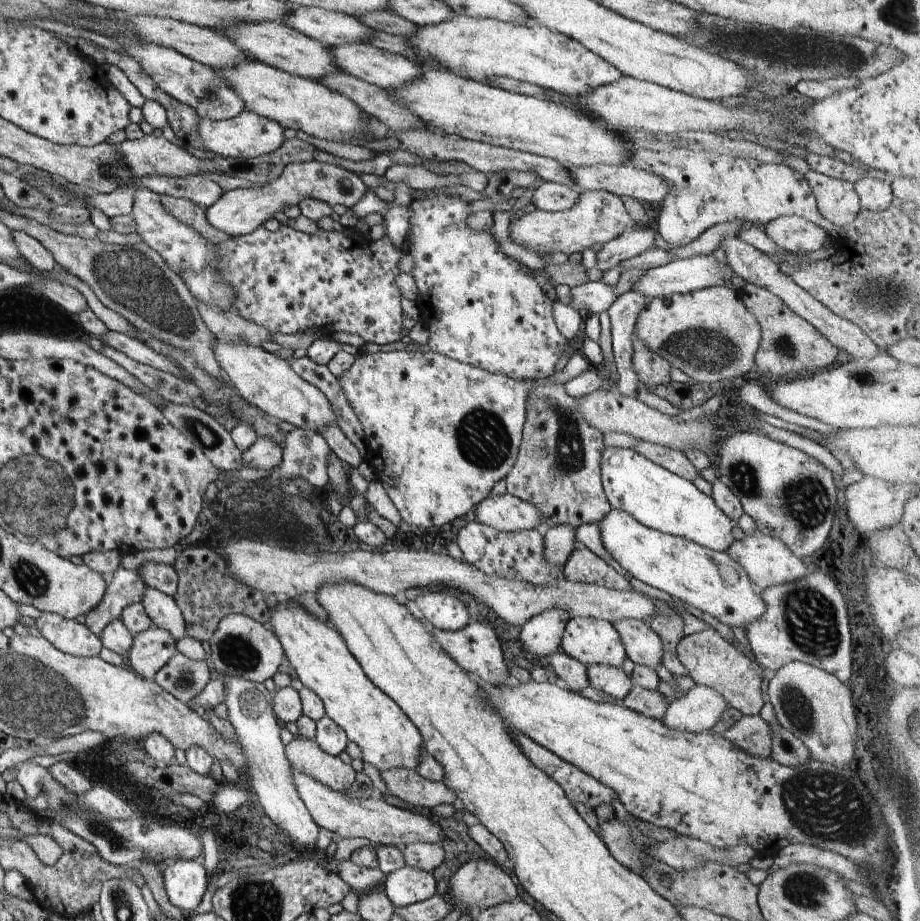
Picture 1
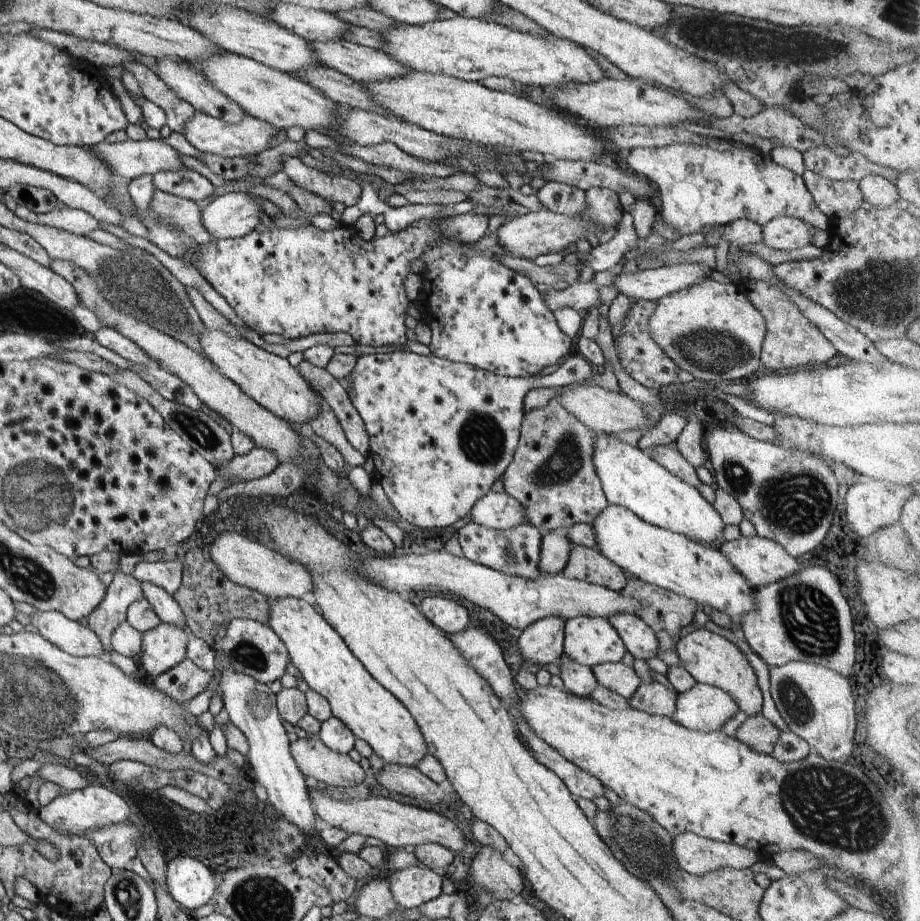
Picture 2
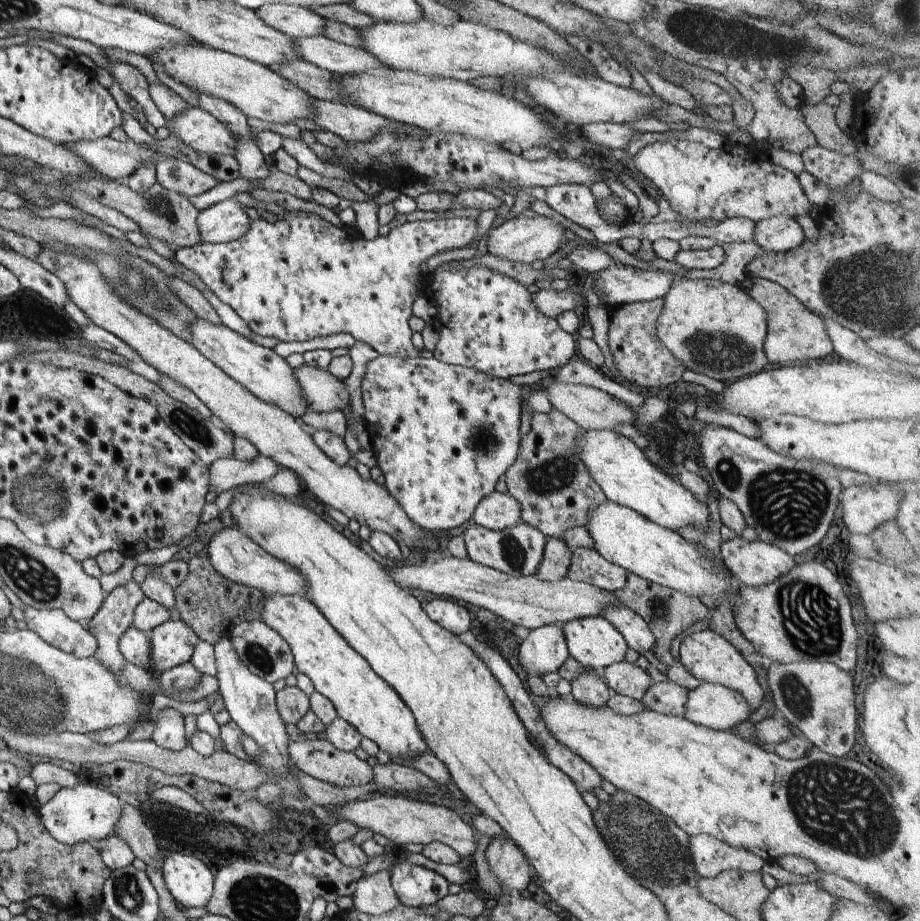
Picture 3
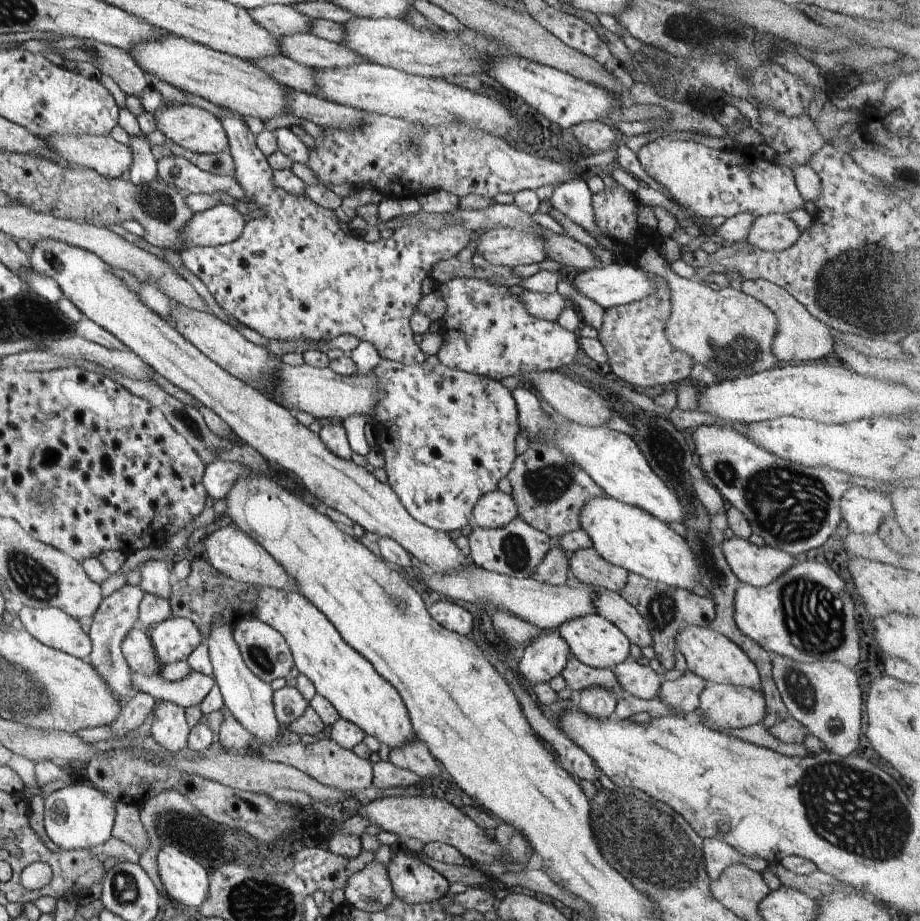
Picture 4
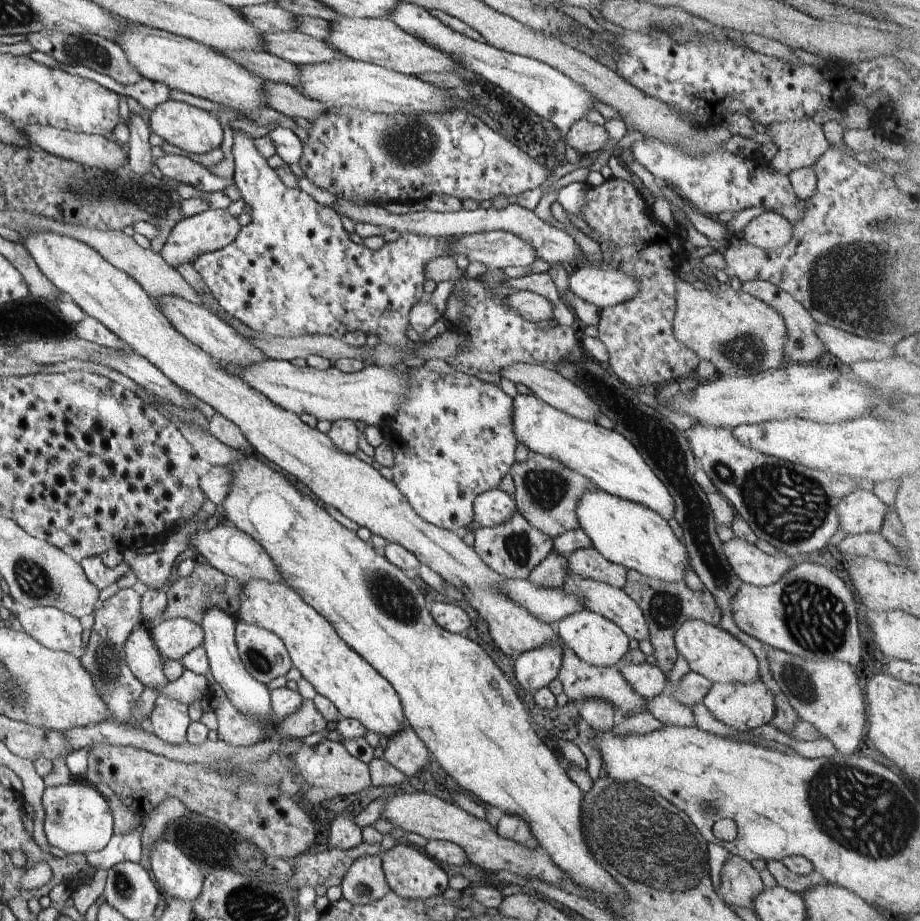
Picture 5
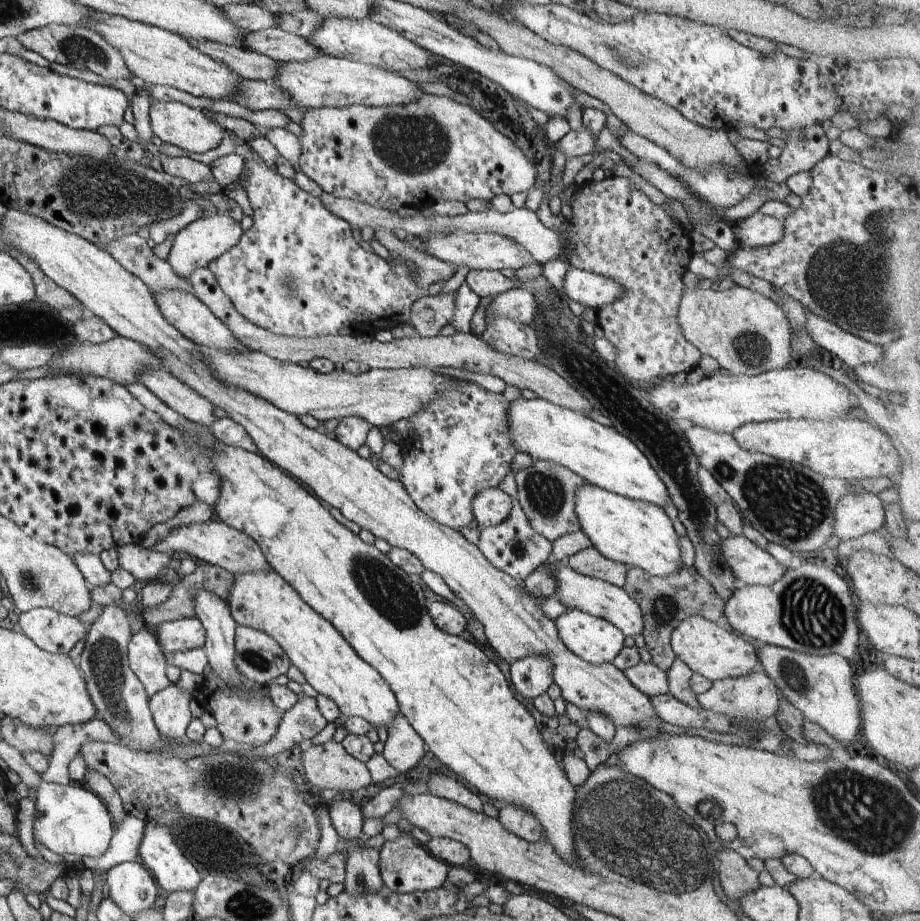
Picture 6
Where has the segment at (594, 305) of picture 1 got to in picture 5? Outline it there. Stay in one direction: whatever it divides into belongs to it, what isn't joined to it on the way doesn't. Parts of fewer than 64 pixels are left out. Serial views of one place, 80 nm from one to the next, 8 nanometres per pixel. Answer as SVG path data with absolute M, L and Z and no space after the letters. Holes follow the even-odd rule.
M513 291L504 297L506 306L518 312L524 320L539 323L554 318L554 305L544 296L532 292Z

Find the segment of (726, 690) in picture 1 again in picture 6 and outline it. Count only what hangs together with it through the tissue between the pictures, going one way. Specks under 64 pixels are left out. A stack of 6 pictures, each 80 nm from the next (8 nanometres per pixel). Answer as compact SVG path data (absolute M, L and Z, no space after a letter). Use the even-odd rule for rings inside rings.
M698 614L688 616L678 628L674 628L671 646L676 657L682 658L693 673L704 676L710 682L750 676L759 664L755 643L731 628L718 625Z

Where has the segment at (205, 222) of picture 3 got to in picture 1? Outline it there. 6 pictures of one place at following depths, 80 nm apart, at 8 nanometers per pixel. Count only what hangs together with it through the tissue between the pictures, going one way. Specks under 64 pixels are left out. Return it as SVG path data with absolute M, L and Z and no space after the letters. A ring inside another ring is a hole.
M318 161L293 162L287 164L282 174L271 183L248 189L229 189L205 209L208 222L220 232L237 237L248 234L263 225L274 212L284 210L288 204L298 204L303 198L310 197L327 202L331 207L342 204L351 209L363 196L368 187L348 169Z

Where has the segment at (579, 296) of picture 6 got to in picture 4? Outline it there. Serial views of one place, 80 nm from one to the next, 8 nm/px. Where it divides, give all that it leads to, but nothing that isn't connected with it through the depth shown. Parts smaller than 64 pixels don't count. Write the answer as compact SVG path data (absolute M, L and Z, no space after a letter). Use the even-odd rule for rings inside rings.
M615 260L607 268L604 266L604 268L582 271L576 276L573 284L581 294L594 300L602 308L609 309L648 298L654 292L656 282L637 264L620 264Z

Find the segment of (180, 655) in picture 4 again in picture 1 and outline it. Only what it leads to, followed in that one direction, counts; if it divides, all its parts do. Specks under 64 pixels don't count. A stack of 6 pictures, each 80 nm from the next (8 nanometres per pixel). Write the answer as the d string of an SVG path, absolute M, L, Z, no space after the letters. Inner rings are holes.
M156 626L135 635L129 656L128 668L140 677L153 680L156 673L176 654L177 640L167 630Z

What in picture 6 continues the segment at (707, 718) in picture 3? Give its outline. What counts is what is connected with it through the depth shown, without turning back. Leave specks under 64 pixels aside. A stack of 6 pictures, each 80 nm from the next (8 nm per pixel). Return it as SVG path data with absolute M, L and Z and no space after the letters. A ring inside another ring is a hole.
M758 664L750 676L716 680L713 682L712 688L697 696L697 700L703 709L724 714L730 720L734 720L738 726L749 729L752 724L756 724L760 720L766 721L774 718L778 711L780 698L783 696L778 686Z

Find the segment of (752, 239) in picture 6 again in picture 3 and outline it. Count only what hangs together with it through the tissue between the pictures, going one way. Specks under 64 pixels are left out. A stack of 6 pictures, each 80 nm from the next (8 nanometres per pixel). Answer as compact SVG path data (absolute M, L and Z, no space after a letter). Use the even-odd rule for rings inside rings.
M784 215L759 220L754 229L753 241L768 253L793 251L805 240L804 232L796 220Z

